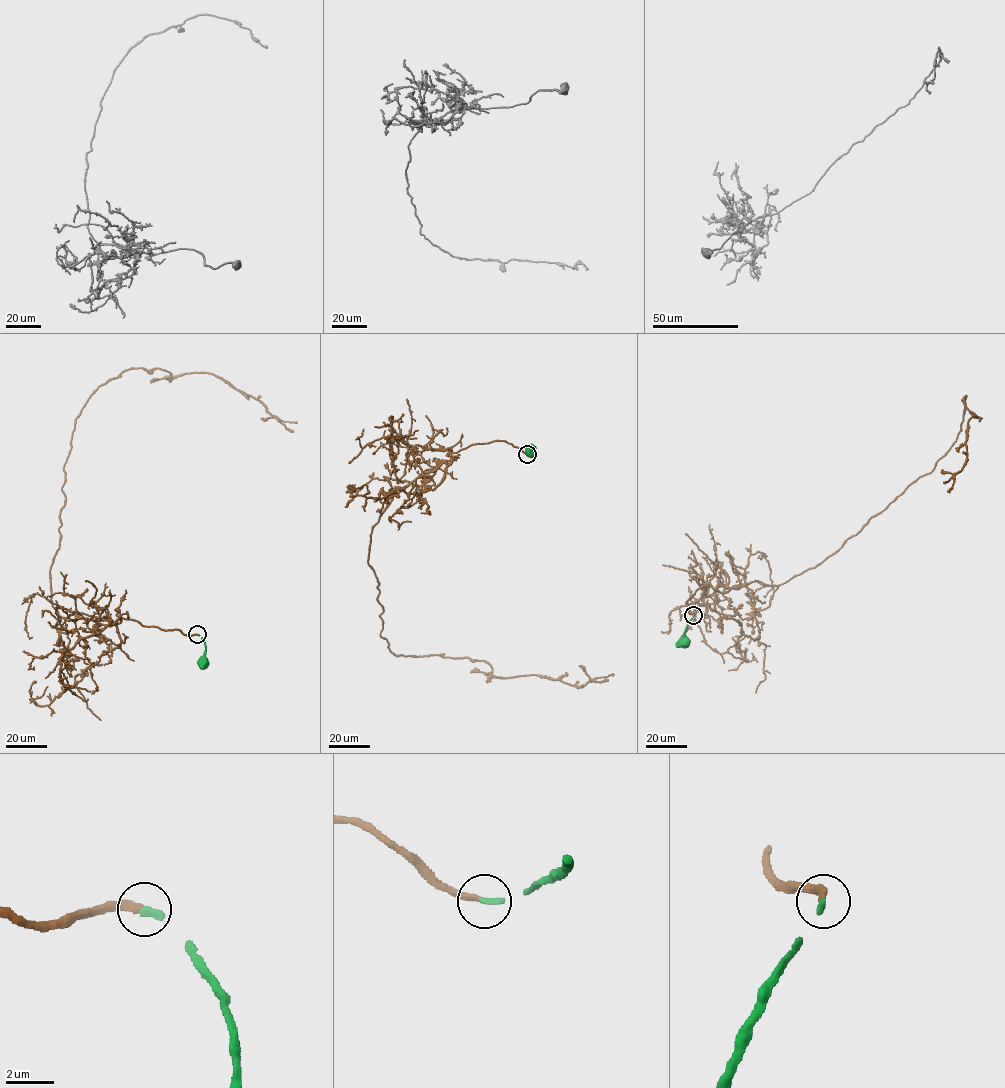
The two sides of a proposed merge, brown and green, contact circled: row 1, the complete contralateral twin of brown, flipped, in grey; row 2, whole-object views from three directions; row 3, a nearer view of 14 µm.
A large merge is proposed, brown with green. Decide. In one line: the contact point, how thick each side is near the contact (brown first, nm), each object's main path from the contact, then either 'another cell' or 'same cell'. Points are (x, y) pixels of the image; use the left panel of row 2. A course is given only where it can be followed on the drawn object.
at (197, 634); 280 nm thick on the brown side, 280 nm on the other; brown runs (198, 634), (53, 606), (75, 420), (99, 386), (140, 368), (214, 374), (296, 422); green runs (198, 634), (205, 645), (203, 662); same cell

